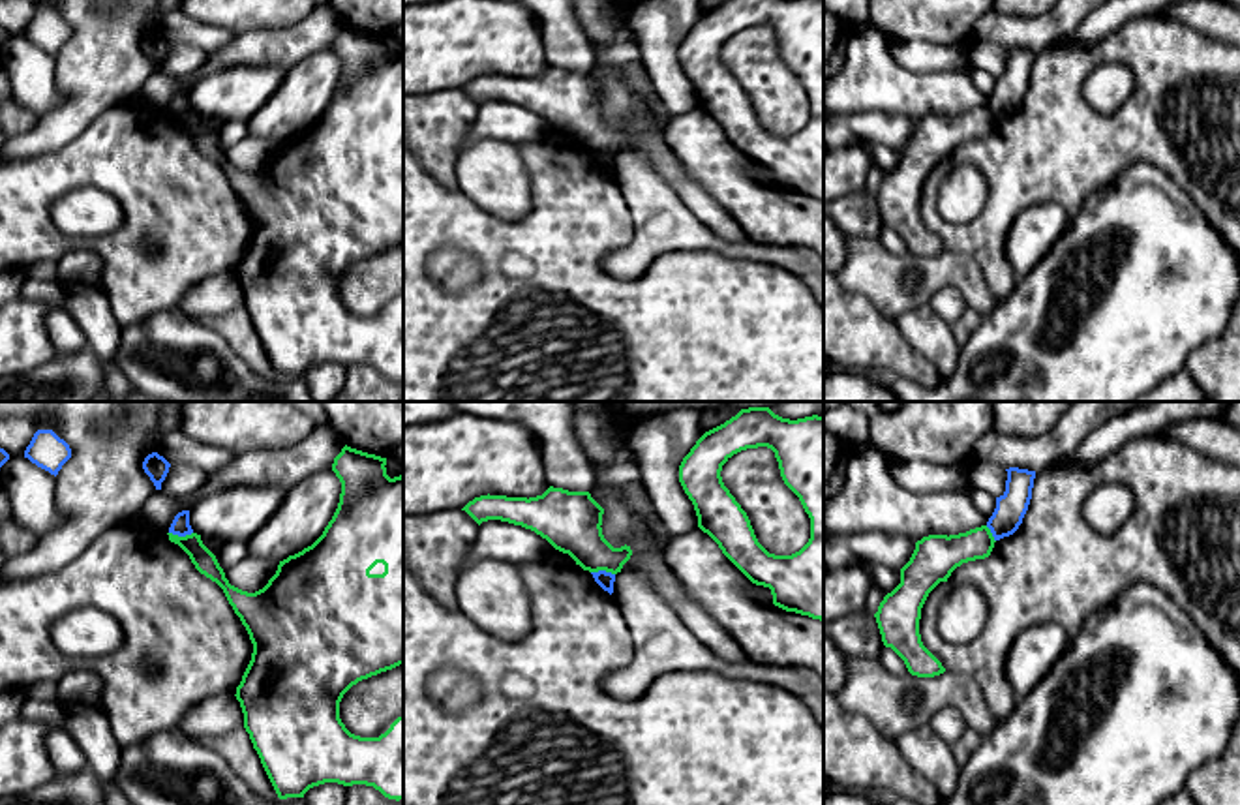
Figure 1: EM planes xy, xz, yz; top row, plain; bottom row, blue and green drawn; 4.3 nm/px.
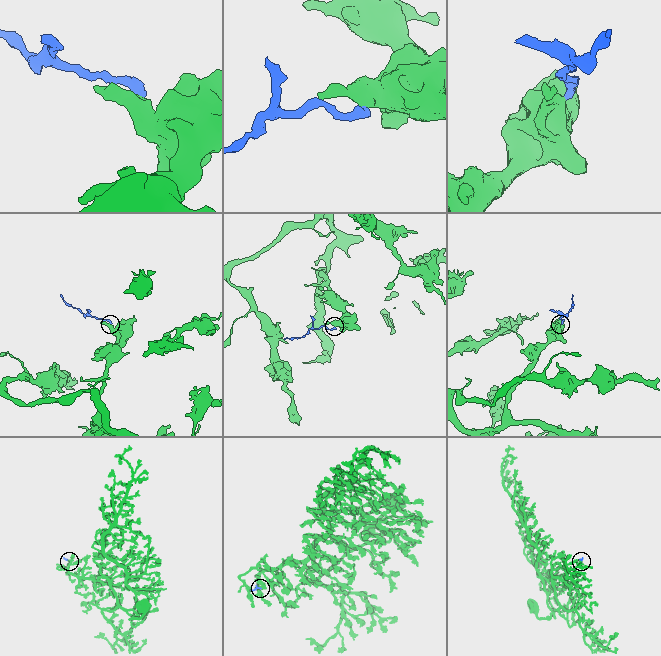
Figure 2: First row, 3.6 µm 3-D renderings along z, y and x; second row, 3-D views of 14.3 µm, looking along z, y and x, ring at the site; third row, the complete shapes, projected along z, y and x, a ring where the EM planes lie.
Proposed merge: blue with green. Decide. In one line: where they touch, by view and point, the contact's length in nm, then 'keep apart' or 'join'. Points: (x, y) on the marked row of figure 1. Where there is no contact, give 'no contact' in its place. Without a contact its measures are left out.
xy (181, 535) | 100 nm | keep apart

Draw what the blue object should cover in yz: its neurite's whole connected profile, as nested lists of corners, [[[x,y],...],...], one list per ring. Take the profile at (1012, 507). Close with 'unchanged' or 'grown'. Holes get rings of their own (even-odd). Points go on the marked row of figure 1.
[[[1009,467],[1006,492],[996,497],[996,509],[987,522],[994,540],[1013,535],[1028,510],[1036,471]]]; unchanged

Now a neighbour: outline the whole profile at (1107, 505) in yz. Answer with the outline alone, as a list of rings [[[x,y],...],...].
[[[1126,484],[1097,486],[1082,503],[1084,522],[1101,535],[1112,535],[1120,522],[1133,512],[1133,492]]]

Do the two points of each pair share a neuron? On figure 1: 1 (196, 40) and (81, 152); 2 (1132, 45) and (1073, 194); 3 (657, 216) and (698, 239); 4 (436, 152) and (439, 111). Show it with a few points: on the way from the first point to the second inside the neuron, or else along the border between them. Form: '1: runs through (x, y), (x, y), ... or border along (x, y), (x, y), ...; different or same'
1: border along (136, 98), (107, 107), (96, 119); different
2: runs through (1145, 83), (1143, 111), (1098, 156); same
3: runs through (666, 224), (689, 233); same
4: runs through (436, 143), (436, 124), (439, 121); same

